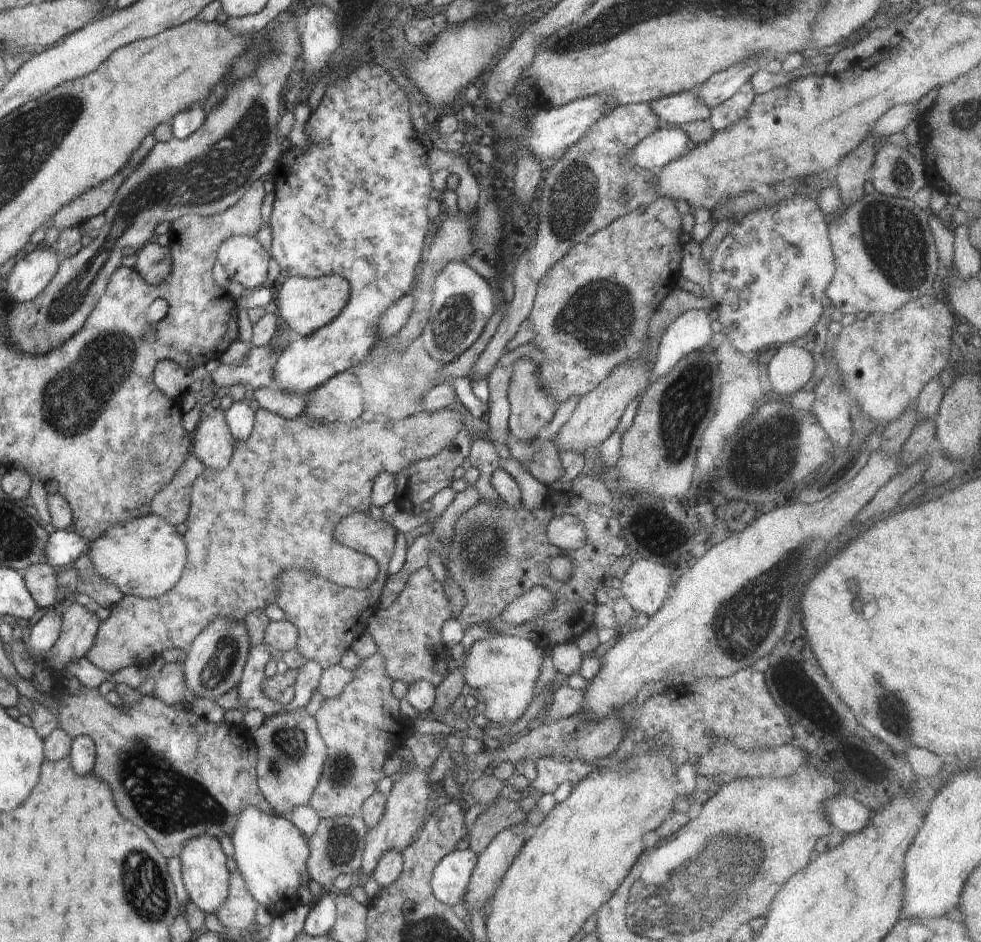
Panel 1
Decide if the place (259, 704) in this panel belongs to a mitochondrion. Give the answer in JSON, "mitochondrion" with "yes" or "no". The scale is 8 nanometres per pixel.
{"mitochondrion":"no"}

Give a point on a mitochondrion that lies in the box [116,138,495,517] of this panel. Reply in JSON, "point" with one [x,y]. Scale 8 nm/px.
{"point":[456,319]}

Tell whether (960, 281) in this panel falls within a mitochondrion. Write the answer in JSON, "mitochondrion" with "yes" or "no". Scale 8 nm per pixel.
{"mitochondrion":"no"}

